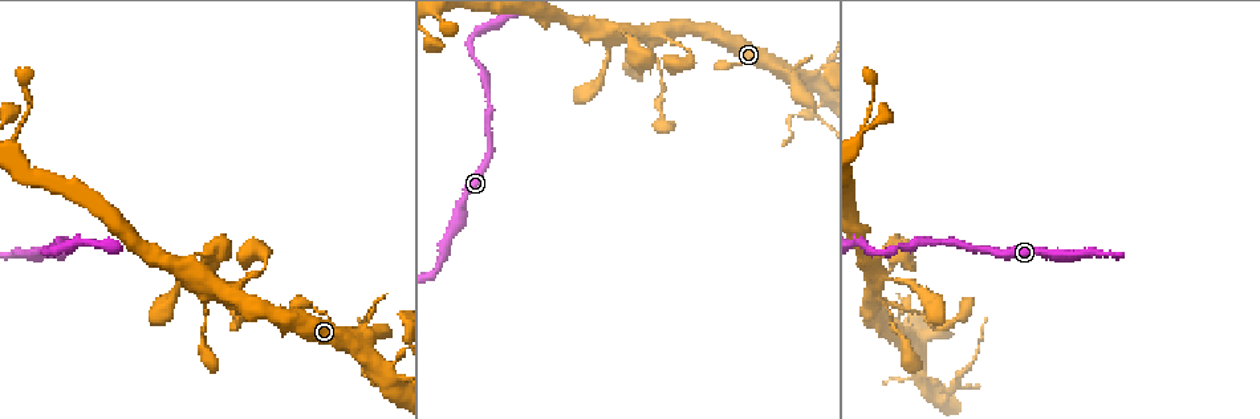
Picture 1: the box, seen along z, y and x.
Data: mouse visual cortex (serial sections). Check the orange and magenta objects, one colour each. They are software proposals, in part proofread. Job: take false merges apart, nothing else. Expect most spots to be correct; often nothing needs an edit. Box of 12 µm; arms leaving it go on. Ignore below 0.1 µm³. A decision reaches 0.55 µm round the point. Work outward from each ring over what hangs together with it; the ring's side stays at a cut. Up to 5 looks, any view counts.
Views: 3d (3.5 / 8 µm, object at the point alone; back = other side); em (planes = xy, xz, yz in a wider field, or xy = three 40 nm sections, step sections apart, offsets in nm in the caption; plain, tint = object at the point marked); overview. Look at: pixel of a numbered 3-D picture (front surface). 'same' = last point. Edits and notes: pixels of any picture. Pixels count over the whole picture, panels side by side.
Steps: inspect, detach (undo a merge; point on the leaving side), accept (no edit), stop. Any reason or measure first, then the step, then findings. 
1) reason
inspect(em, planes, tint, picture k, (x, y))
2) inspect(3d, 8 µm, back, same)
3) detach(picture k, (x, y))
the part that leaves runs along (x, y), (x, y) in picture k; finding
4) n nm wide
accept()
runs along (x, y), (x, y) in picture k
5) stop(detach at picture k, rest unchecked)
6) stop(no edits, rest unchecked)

small branch off a trunk
inspect(3d, 3.5 µm, back, picture 1, (613, 25))

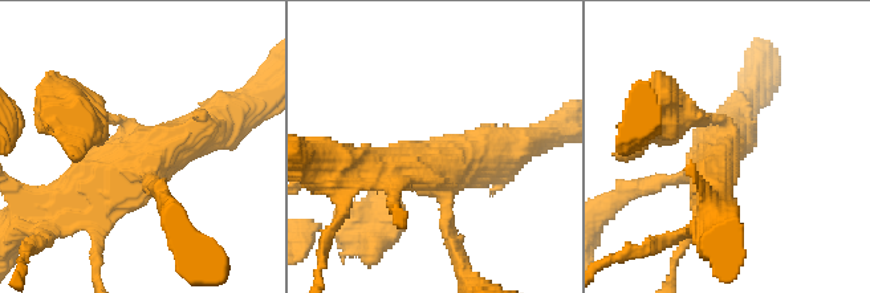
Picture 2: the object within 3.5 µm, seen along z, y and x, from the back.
4 arms; arms of 150, 200, 450, 500 nm; need the tissue
inspect(em, xy, step 5, tint, picture 2, (428, 153))

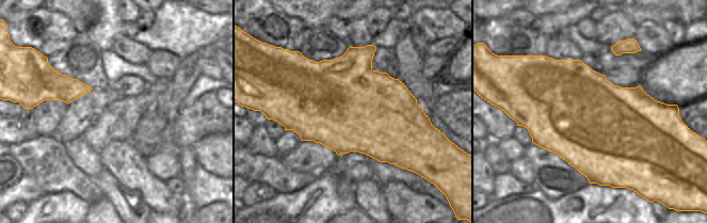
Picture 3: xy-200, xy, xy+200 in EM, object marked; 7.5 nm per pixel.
another direction
inspect(em, xy, step 1, tint, same)

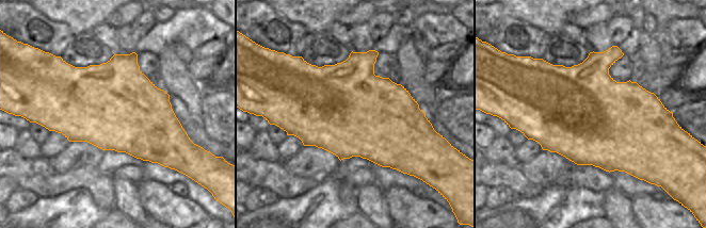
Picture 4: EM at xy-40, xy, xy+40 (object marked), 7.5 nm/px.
accept()
continuous, no second cell

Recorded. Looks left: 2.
abrupt turn
inspect(3d, 3.5 µm, picture 1, (470, 42))

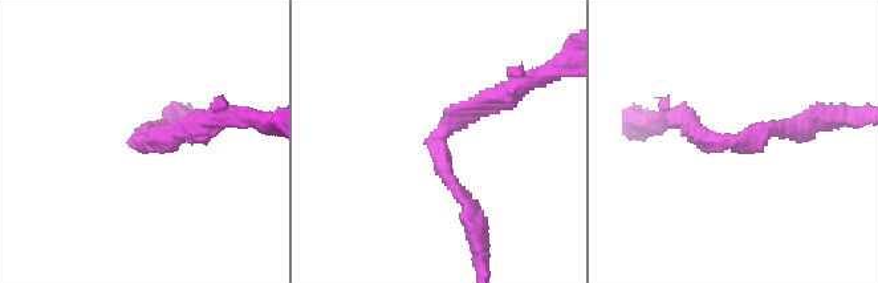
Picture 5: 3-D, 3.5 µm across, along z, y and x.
arms of 200, 250 nm; now the EM
inspect(em, planes, tint, picture 5, (729, 138))

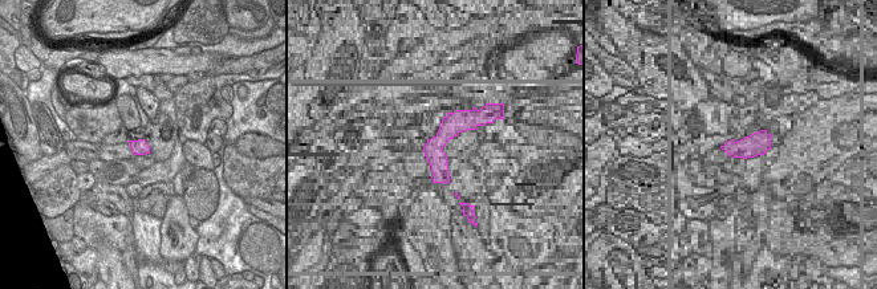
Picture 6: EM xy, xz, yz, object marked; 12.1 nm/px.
190 nm wide
accept()
runs along (471, 211), (438, 136), (507, 96) in picture 5; all the same cell

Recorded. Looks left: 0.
stop(no edits, rest unchecked)

